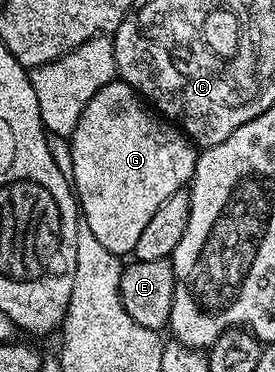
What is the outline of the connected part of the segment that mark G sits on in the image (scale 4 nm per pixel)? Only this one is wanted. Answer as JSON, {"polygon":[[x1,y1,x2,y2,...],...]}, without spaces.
{"polygon":[[119,80,107,82,105,86,98,88,98,92,94,92,90,104,86,104,86,108,74,128,74,132,70,135,70,141,72,143,72,172,70,181,78,199,78,210,82,215,83,225,90,232,94,232,94,240,98,240,98,244,102,244,102,248,106,248,110,252,121,256,131,255,135,251,138,240,142,237,142,231,145,230,146,224,150,224,154,212,158,212,158,208,162,208,162,204,166,204,166,200,170,200,170,196,174,196,174,192,185,189,191,183,193,172,196,171,198,150,186,137,184,131,177,128,172,122,153,113,146,105,144,99,136,93,136,90,130,84]]}

